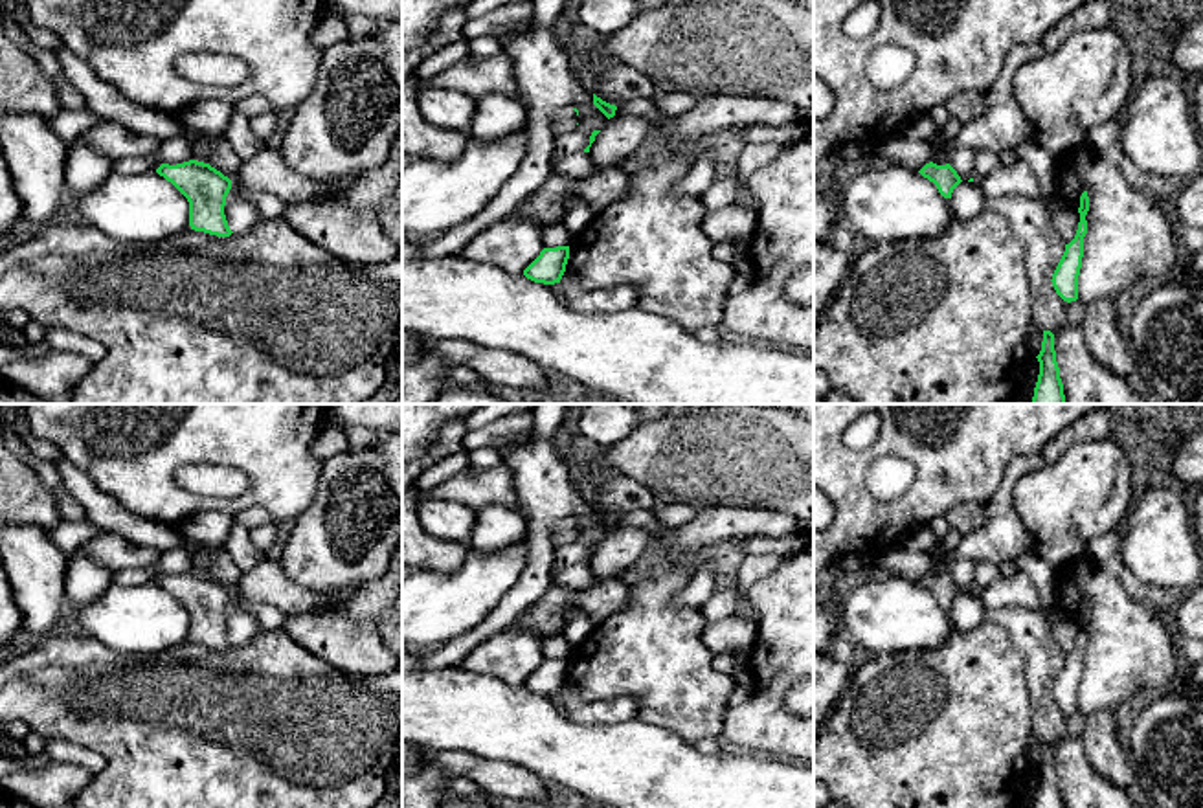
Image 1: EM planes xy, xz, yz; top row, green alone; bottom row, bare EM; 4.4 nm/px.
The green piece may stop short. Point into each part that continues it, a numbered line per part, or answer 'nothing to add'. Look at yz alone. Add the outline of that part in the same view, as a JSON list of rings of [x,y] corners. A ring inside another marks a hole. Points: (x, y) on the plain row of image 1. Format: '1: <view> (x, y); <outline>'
1: yz (1003, 537); [[[1041,454],[1017,455],[1005,470],[1003,481],[995,490],[986,523],[968,536],[962,536],[957,551],[931,549],[933,575],[946,577],[948,566],[955,558],[966,558],[972,562],[1005,564],[1016,560],[1016,556],[1029,549],[1027,529],[1014,507],[1014,488],[1023,476],[1034,474],[1047,463]]]

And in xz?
1: xz (564, 531); [[[571,518],[558,520],[551,529],[553,544],[557,547],[569,544],[577,540],[577,533],[579,533],[577,523]]]

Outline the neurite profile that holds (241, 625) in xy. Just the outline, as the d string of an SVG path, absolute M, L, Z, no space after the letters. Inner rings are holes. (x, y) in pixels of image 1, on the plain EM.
M233 595L226 608L224 626L226 626L230 641L237 646L248 645L253 637L264 632L259 617L246 612L241 606L241 599Z

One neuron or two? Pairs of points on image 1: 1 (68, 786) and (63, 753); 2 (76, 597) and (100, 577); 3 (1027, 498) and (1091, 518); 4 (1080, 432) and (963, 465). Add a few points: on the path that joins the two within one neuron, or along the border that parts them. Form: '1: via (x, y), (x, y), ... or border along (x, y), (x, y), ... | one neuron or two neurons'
1: border along (52, 759), (81, 764), (94, 775) | two neurons
2: via (81, 592), (94, 579) | one neuron
3: via (1044, 500), (1075, 504) | one neuron
4: border along (1075, 423), (1062, 428), (1040, 452) | two neurons

